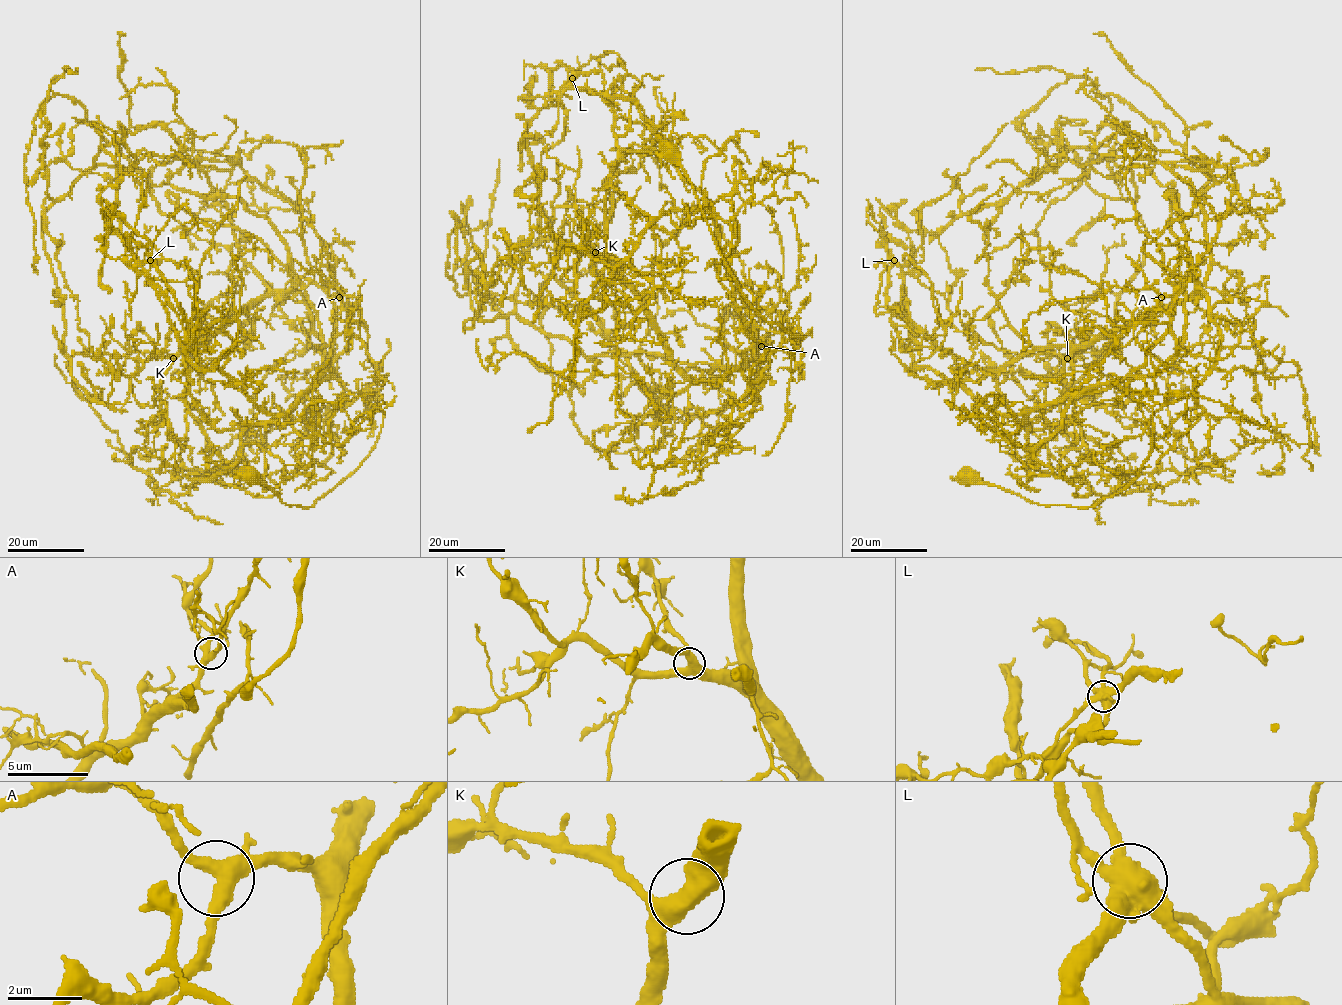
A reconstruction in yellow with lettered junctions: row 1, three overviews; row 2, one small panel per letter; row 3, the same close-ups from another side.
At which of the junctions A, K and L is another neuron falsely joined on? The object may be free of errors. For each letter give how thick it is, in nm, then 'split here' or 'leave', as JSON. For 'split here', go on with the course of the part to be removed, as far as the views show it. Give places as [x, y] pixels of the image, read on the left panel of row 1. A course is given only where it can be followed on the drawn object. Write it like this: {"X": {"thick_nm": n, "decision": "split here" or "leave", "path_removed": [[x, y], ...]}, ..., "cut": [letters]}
{"A": {"thick_nm": 400, "decision": "leave"}, "K": {"thick_nm": 500, "decision": "leave"}, "L": {"thick_nm": 550, "decision": "split here", "path_removed": [[150, 260], [187, 356], [261, 409], [332, 376], [304, 286], [165, 215], [64, 95], [24, 163], [36, 272]]}, "cut": ["L"]}

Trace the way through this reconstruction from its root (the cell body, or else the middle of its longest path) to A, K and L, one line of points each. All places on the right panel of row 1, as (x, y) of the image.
A: (969, 475), (1044, 505), (1122, 491), (1153, 433), (1133, 396), (1184, 335), (1184, 282), (1161, 297)
K: (969, 475), (1044, 505), (1122, 491), (1153, 433), (1133, 396), (1181, 347), (1195, 278), (1067, 358)
L: (969, 475), (1092, 507), (1150, 452), (1152, 408), (1133, 397), (1146, 384), (998, 415), (912, 368), (893, 260)

